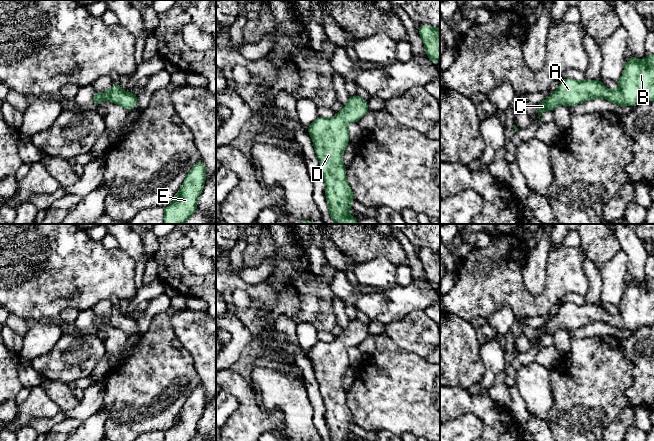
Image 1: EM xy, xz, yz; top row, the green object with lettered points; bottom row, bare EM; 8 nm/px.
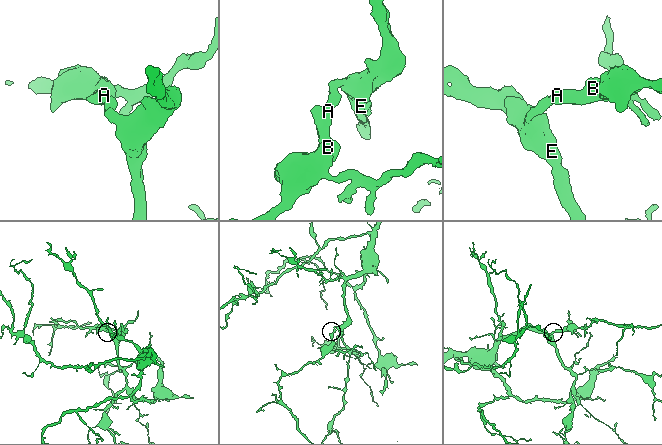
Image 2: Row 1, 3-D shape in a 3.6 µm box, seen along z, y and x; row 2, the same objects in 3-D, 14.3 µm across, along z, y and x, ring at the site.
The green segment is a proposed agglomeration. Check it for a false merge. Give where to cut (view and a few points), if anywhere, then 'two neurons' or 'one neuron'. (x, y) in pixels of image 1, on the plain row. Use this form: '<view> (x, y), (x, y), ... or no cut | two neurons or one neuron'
no cut | one neuron

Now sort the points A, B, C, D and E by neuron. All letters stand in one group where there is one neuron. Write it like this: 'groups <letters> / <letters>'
groups A B C D E

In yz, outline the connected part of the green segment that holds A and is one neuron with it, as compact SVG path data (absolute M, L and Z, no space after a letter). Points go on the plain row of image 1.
M647 278L644 285L638 284L633 279L627 283L622 300L617 304L619 312L617 314L607 313L602 304L576 305L565 302L559 308L557 314L547 323L536 330L539 345L543 335L553 335L558 329L564 328L567 331L578 329L592 322L604 322L618 330L637 330L643 326L654 324L654 279Z

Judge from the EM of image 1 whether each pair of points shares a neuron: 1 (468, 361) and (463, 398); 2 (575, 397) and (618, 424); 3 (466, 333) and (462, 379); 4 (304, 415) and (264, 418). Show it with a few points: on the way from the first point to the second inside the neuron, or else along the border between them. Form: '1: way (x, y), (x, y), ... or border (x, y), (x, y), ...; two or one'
1: border (450, 385), (466, 389); two
2: border (628, 405), (603, 430); two
3: way (462, 344), (462, 368); one
4: border (262, 408), (279, 409), (283, 415), (283, 427); two

